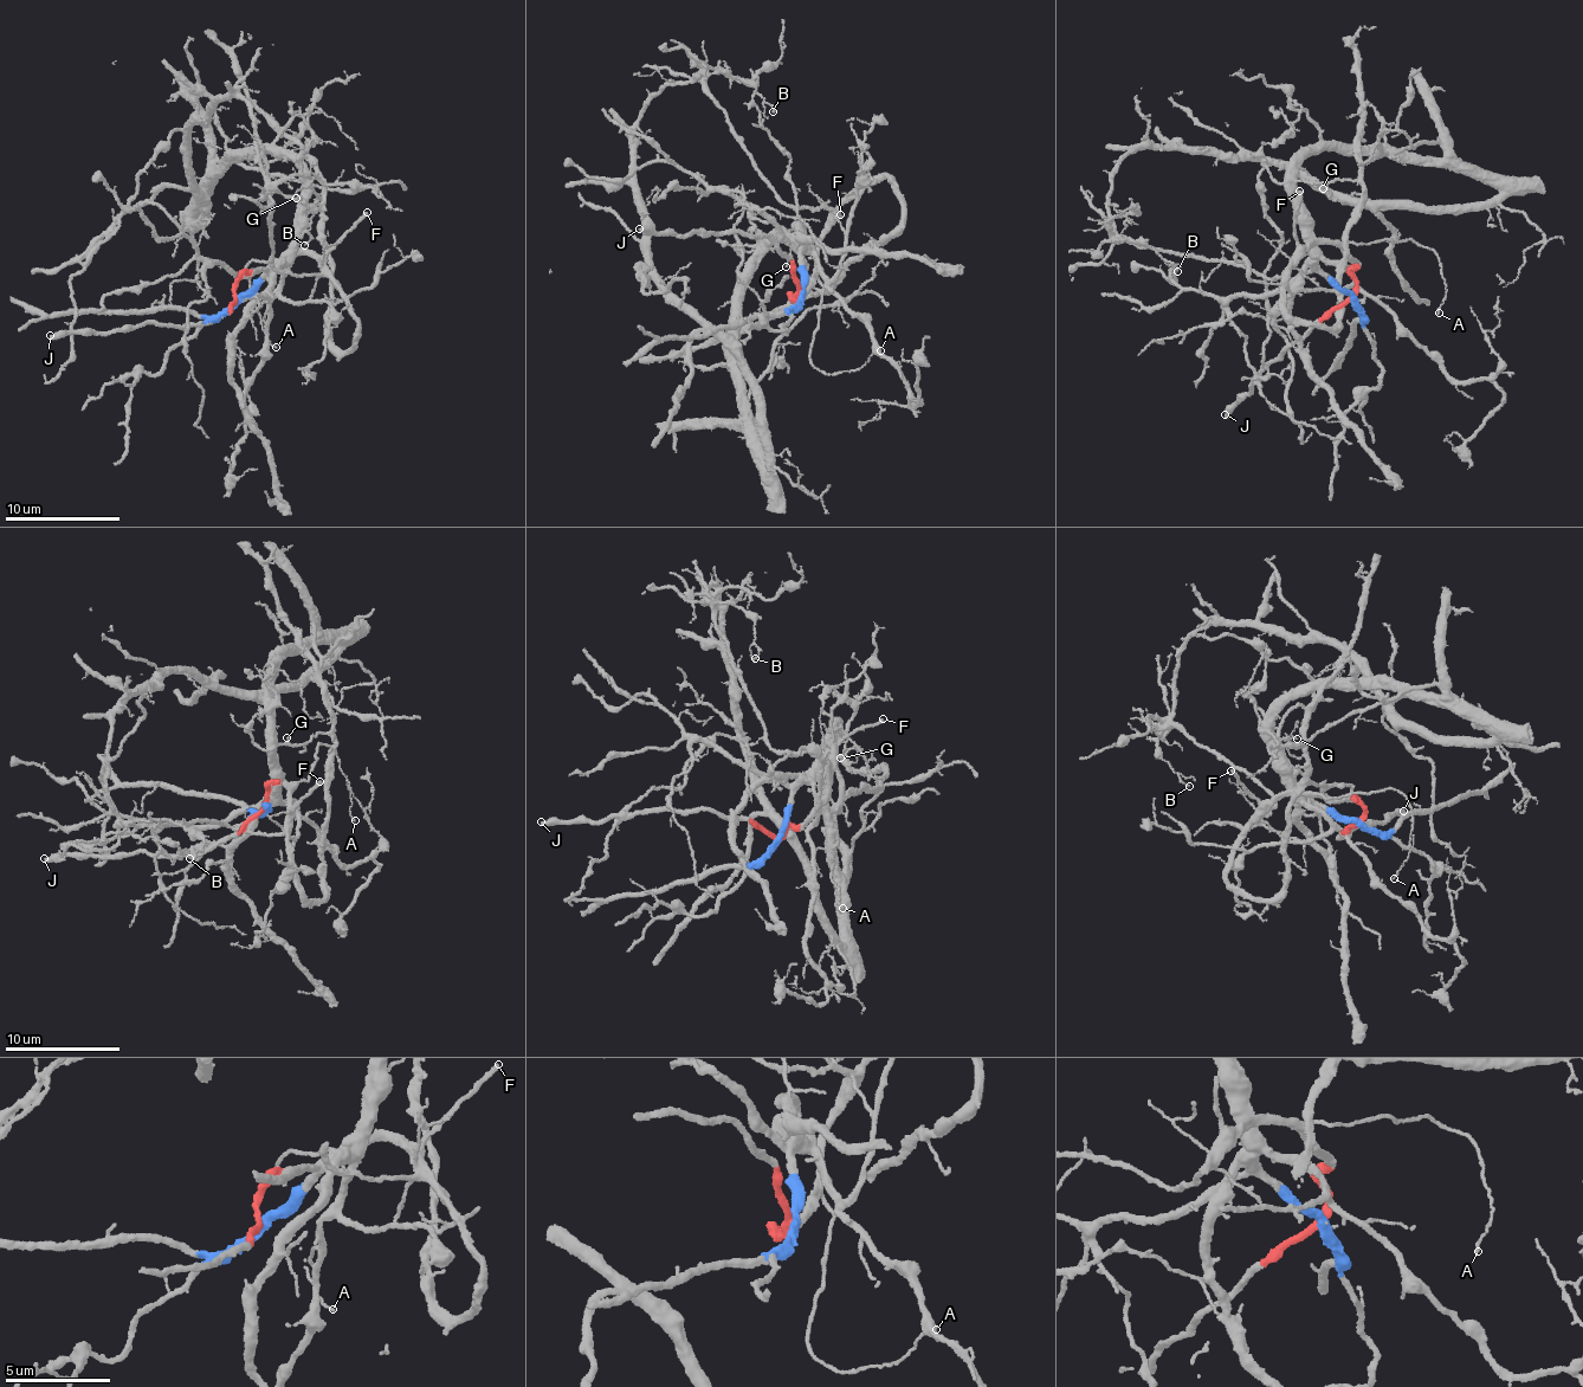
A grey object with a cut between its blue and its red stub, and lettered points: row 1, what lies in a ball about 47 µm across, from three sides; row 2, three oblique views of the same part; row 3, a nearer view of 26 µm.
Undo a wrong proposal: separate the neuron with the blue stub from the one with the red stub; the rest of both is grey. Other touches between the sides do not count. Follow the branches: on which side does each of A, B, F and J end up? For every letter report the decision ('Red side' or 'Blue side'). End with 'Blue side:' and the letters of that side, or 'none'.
A: Red side
B: Red side
F: Red side
J: Red side
Blue side: none

